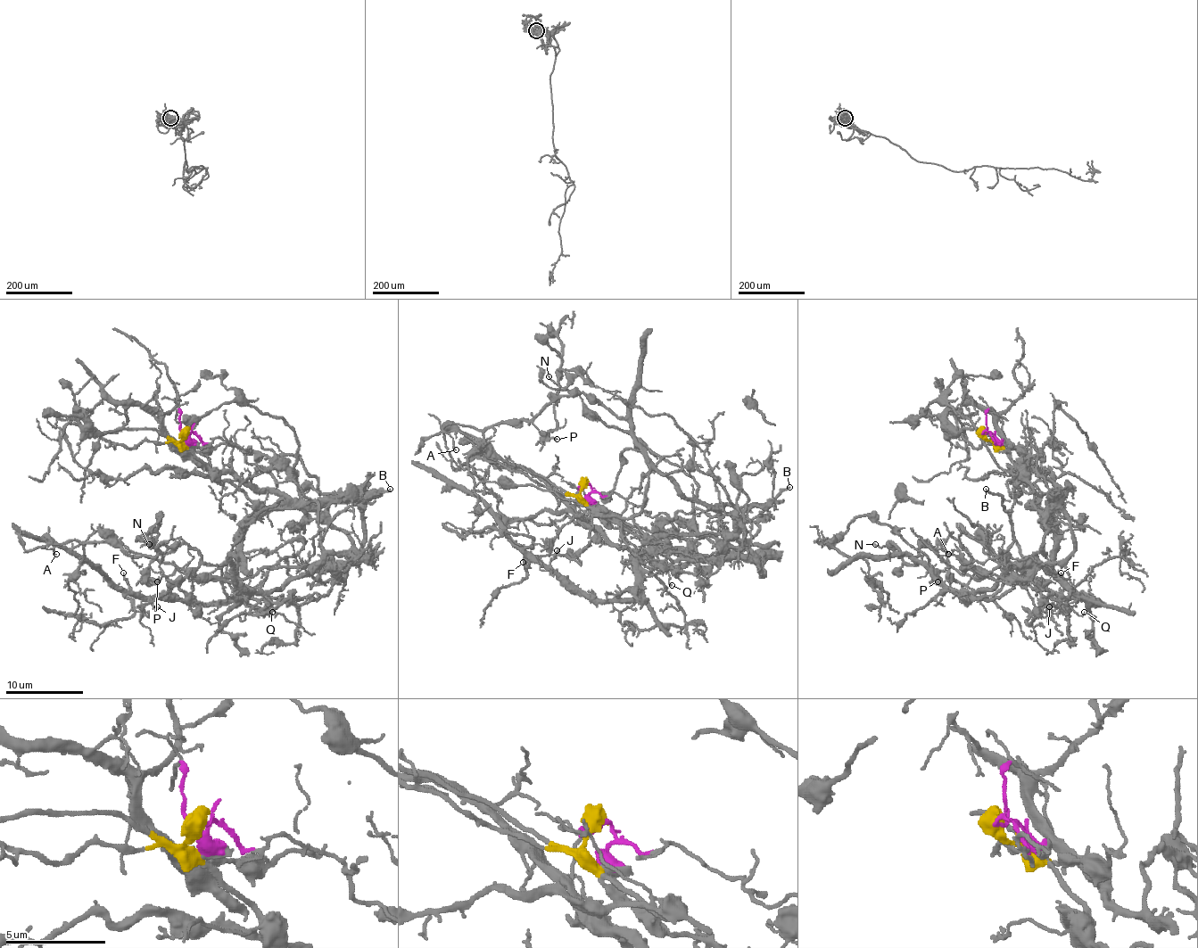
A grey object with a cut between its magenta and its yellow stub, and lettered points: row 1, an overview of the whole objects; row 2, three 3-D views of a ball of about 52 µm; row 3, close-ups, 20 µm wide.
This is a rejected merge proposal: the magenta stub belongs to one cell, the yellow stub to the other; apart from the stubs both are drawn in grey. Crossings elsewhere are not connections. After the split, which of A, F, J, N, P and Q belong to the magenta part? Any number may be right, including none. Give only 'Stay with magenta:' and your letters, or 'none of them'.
Stay with magenta: A, N, P

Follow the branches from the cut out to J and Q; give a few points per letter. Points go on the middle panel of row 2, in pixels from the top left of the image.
J: (585, 485), (589, 505), (653, 539), (636, 556), (636, 592), (581, 597), (549, 564), (557, 549)
Q: (585, 485), (581, 495), (589, 505), (653, 539), (636, 556), (638, 564), (648, 571), (663, 567), (671, 585)

